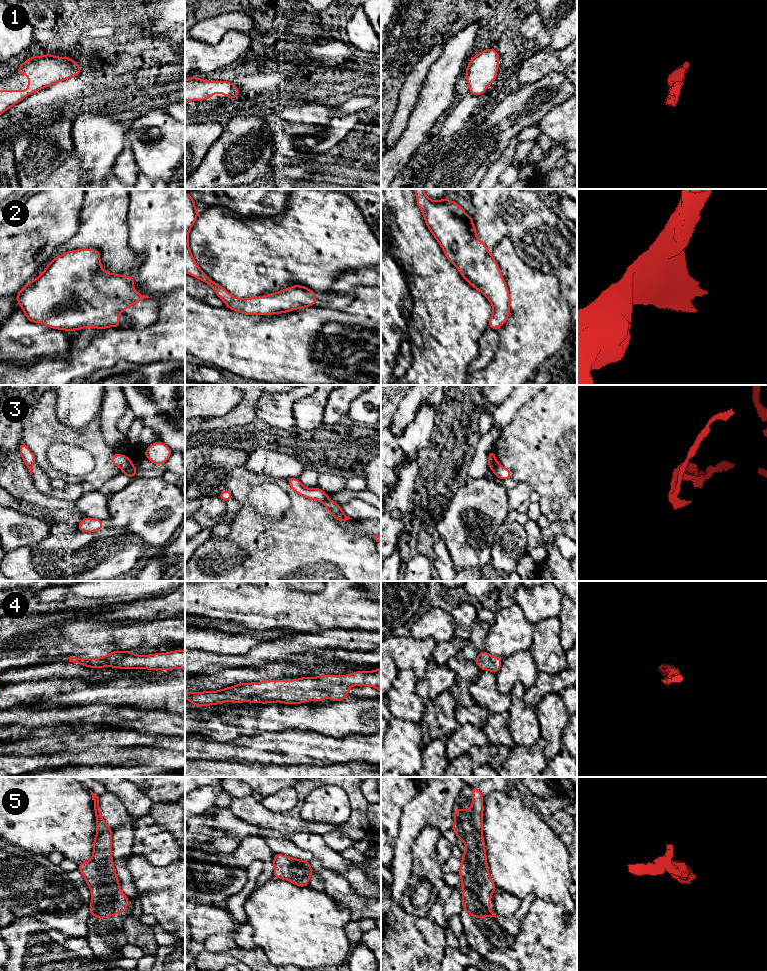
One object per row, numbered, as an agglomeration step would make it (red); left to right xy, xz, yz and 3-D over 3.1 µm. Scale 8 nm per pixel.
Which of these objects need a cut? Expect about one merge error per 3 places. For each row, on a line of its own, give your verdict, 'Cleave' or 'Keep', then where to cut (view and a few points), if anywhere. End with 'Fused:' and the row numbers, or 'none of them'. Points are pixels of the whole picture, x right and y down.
1: Keep. No split
2: Keep. No split
3: Cleave. Split along xy (132, 464), (123, 473)
4: Keep. No split
5: Keep. No split
Fused: 3

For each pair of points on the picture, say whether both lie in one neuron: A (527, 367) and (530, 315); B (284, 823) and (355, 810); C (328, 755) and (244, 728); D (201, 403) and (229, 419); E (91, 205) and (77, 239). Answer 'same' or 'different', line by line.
A: same
B: same
C: different
D: different
E: same

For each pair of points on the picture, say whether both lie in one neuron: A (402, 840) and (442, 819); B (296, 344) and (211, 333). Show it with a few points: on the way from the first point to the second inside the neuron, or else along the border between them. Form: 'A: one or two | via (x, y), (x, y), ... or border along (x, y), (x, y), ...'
A: one | via (412, 830), (423, 819), (432, 819)
B: one | via (275, 344), (240, 344), (232, 341)

